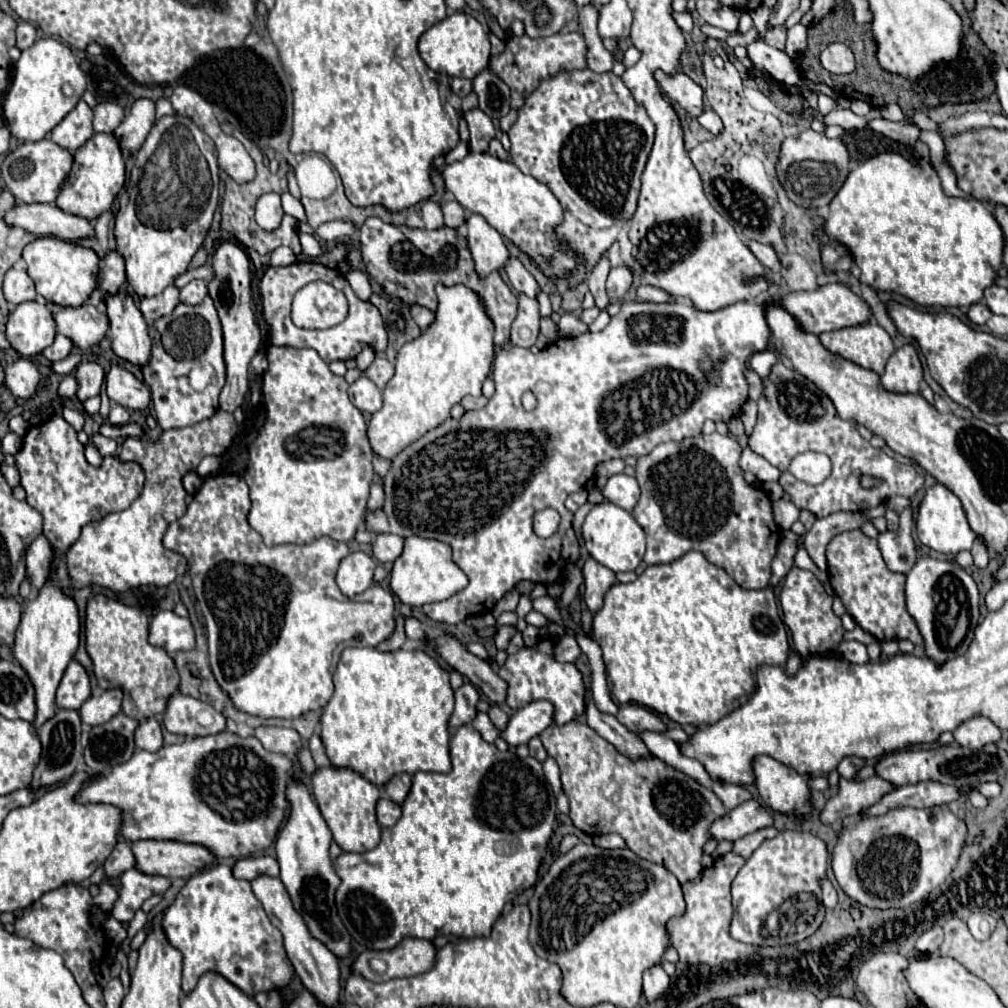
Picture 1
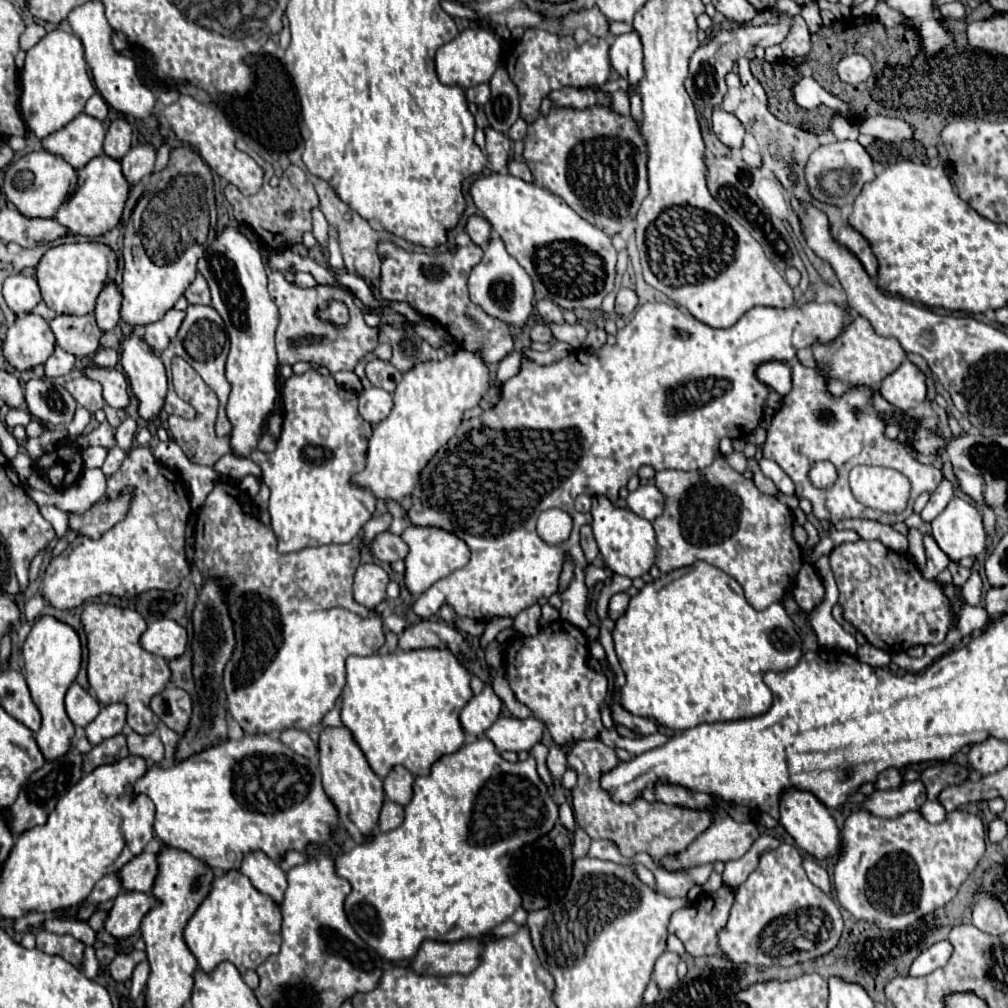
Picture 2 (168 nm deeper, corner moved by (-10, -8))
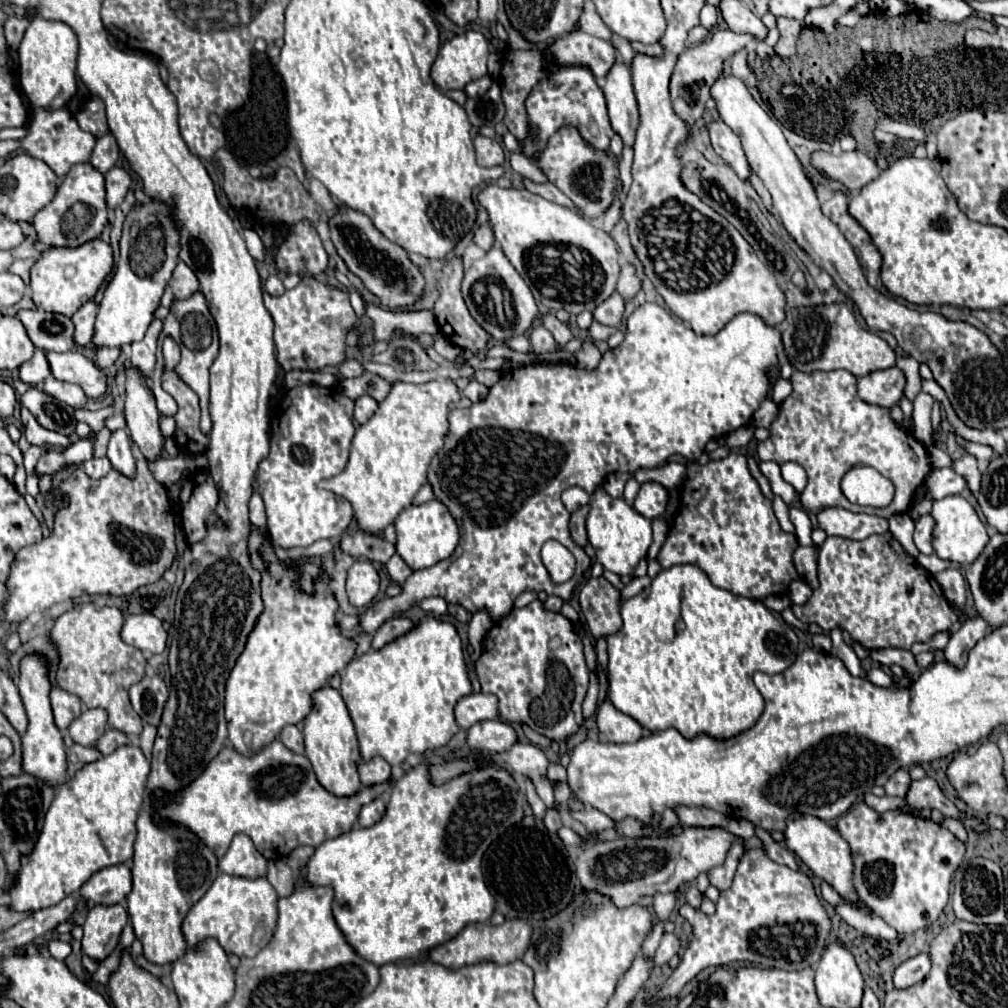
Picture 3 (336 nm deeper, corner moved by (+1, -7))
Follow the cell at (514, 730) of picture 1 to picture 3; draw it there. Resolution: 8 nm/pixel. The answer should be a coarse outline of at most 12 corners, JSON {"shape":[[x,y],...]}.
{"shape":[[492,719],[468,729],[472,751],[508,751],[512,725]]}

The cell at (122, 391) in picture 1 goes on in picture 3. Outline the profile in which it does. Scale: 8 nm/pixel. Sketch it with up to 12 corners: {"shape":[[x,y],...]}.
{"shape":[[48,351],[52,375],[82,387],[104,395],[106,375],[80,351]]}

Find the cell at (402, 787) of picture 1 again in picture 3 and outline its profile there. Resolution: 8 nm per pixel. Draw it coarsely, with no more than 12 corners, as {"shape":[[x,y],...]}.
{"shape":[[382,757],[358,761],[362,785],[384,783],[392,777]]}

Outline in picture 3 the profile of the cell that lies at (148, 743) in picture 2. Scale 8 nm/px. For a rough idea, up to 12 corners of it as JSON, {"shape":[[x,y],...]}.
{"shape":[[106,729],[94,743],[102,755],[110,755],[116,747],[130,743],[116,729]]}

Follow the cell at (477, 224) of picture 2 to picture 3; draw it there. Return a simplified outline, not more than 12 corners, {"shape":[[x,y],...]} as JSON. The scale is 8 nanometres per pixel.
{"shape":[[490,225],[474,231],[474,243],[488,251],[494,245]]}

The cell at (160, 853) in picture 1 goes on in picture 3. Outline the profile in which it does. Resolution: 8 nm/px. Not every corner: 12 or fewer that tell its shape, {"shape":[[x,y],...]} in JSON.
{"shape":[[120,863],[94,873],[82,885],[84,903],[116,905],[132,889]]}

